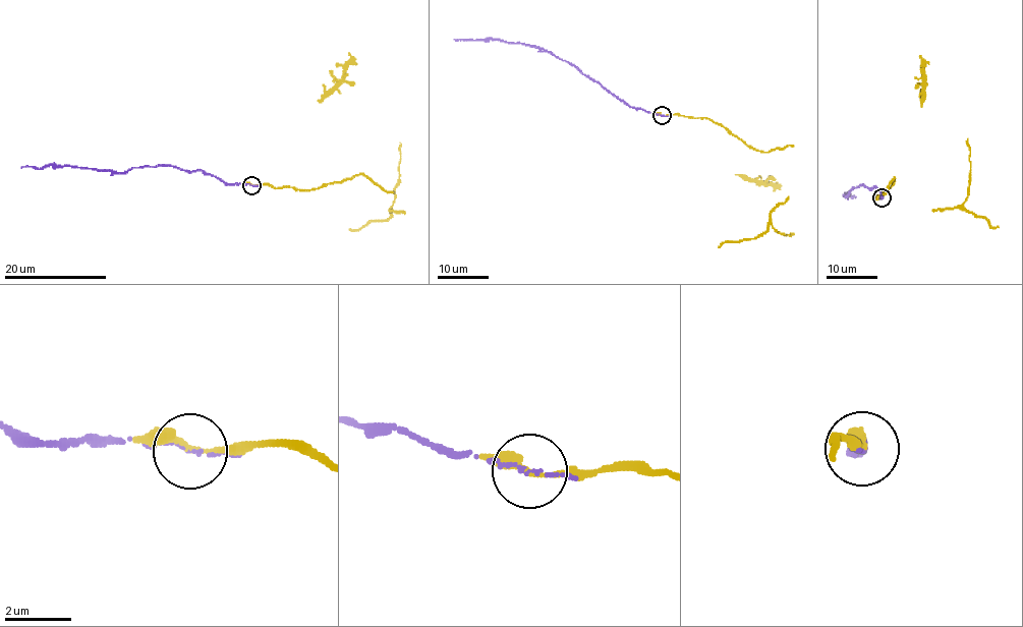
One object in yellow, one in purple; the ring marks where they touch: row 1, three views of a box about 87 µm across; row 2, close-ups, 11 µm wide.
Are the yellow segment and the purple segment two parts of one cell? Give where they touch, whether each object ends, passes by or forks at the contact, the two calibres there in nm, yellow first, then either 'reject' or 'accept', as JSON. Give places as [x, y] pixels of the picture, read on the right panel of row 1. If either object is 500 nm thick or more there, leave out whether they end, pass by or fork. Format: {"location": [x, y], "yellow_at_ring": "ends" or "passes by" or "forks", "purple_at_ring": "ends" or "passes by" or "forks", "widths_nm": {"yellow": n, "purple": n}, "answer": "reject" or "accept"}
{"location": [882, 197], "yellow_at_ring": "passes by", "purple_at_ring": "passes by", "widths_nm": {"yellow": 200, "purple": 70}, "answer": "accept"}

